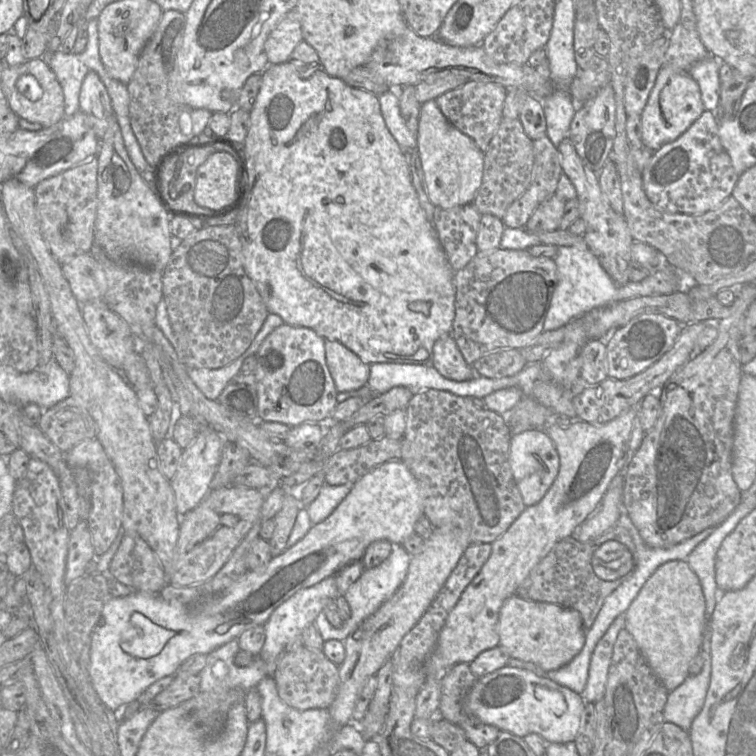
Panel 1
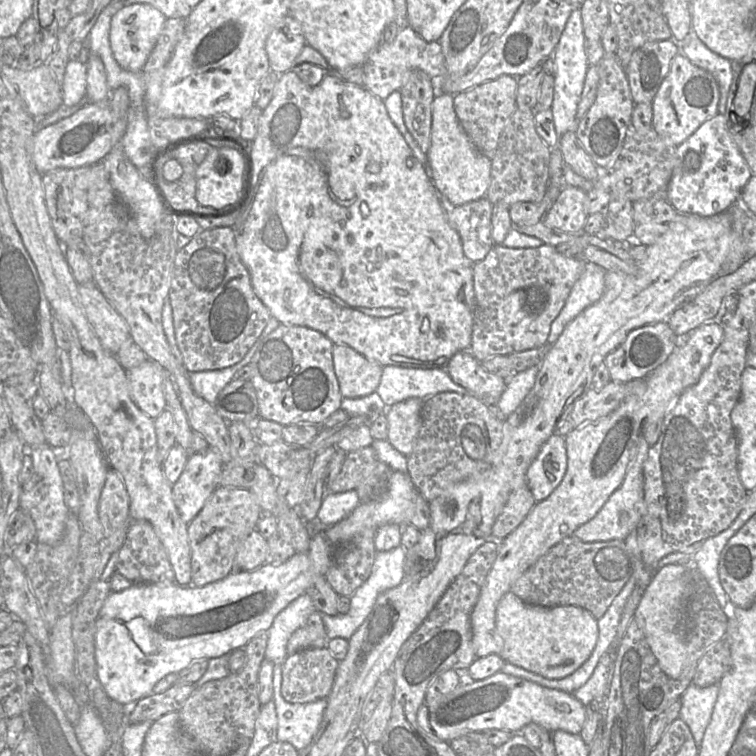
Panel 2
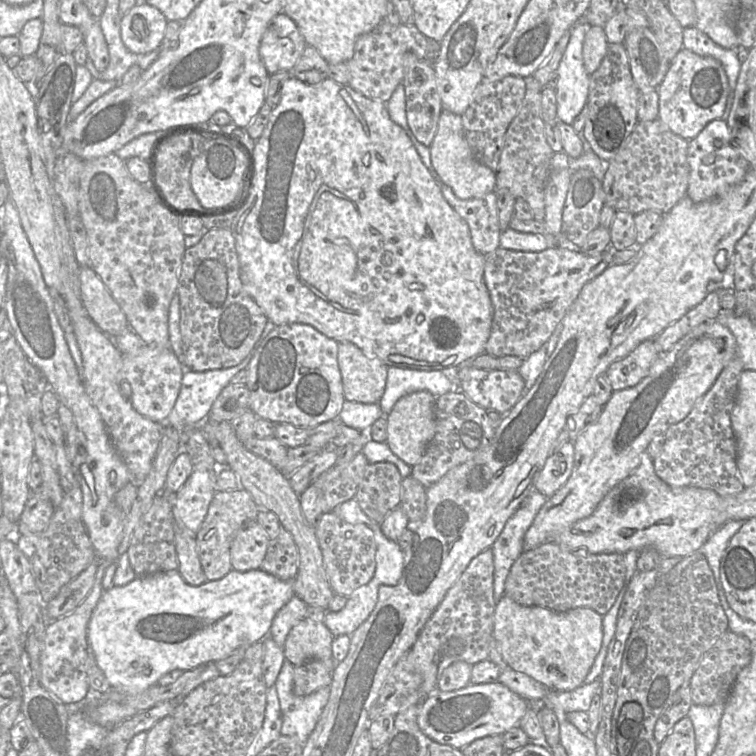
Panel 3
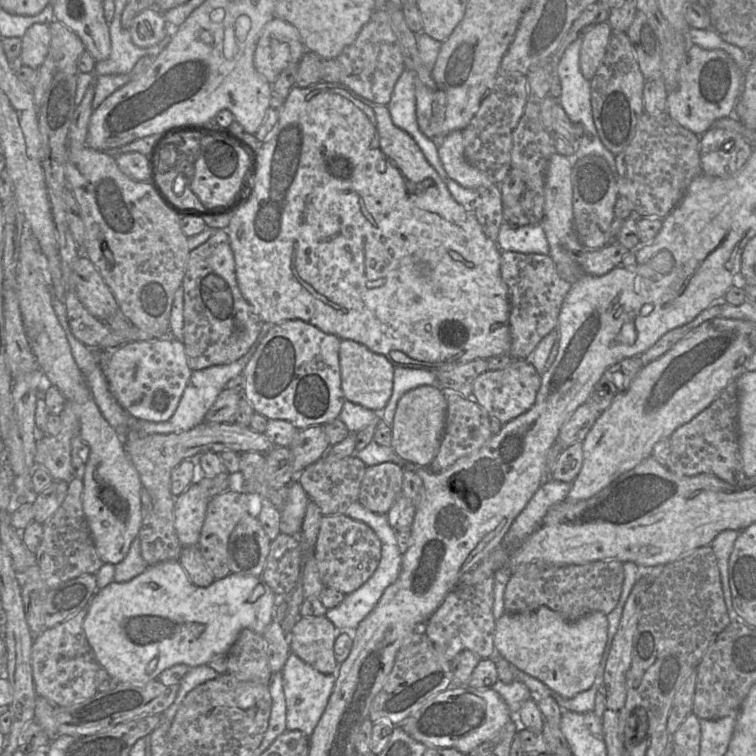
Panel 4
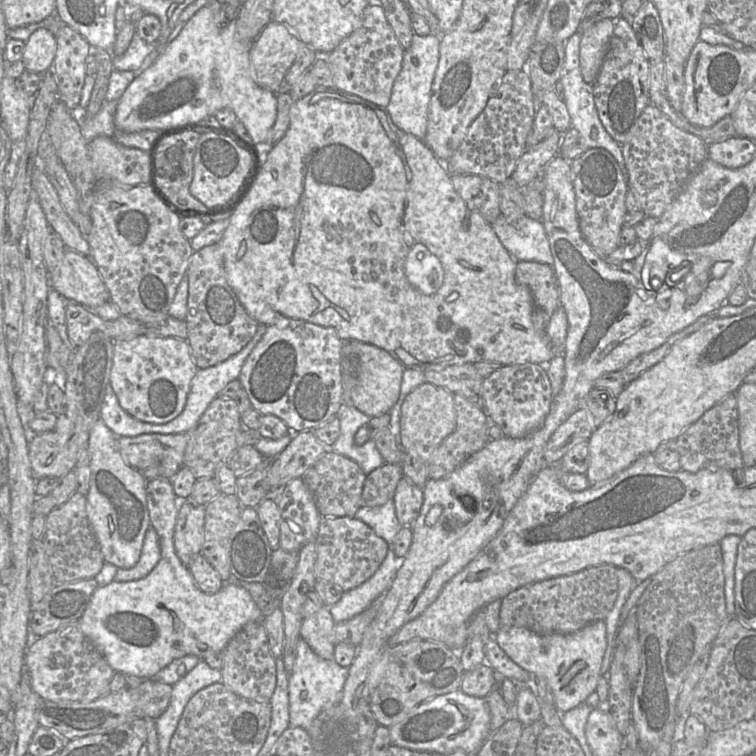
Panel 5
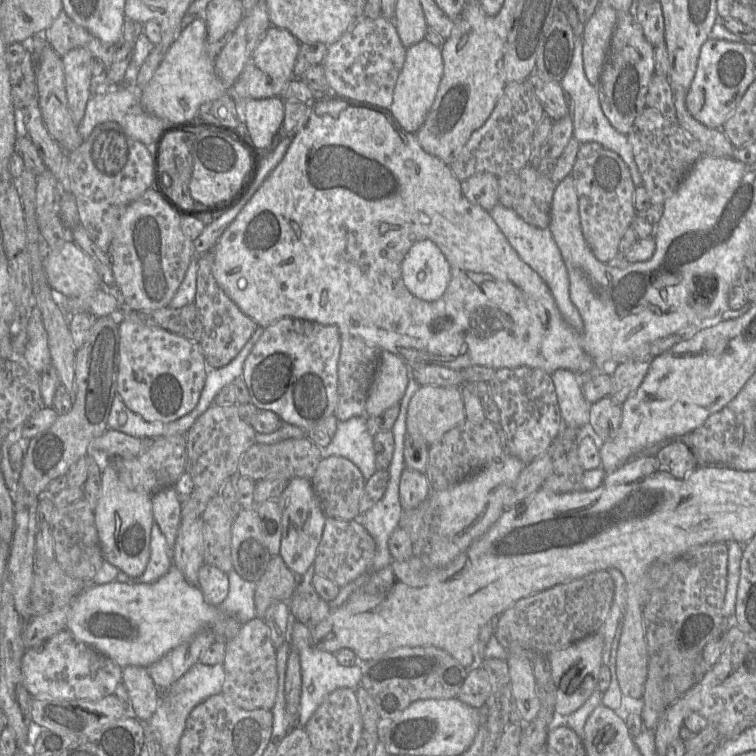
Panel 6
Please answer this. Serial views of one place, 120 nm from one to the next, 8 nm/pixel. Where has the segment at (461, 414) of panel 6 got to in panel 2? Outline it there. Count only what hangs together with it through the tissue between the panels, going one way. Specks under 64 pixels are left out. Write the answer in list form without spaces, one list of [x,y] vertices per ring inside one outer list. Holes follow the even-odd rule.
[[[409,398],[386,409],[389,443],[400,453],[409,456],[420,428],[423,400]]]

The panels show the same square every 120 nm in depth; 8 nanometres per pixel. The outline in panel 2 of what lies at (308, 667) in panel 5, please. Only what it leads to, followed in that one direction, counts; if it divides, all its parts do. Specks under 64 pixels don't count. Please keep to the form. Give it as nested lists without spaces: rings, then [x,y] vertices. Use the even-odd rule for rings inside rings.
[[[274,665],[273,697],[278,727],[277,741],[288,742],[298,751],[306,748],[317,733],[327,708],[327,698],[309,703],[289,703],[281,694],[282,665]]]

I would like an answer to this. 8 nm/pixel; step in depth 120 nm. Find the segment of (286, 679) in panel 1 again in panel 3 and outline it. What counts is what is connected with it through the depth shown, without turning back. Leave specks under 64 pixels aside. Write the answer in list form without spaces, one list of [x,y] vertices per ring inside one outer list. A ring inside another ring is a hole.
[[[313,659],[294,667],[293,692],[297,696],[309,695],[320,688],[330,686],[334,660],[322,661]]]

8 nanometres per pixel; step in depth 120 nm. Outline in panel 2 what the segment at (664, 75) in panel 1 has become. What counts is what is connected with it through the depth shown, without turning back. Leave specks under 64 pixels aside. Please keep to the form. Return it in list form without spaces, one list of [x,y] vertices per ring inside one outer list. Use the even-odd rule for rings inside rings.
[[[683,53],[671,60],[670,69],[652,101],[652,127],[668,144],[678,146],[705,121],[718,114],[719,86],[706,70],[692,64]]]

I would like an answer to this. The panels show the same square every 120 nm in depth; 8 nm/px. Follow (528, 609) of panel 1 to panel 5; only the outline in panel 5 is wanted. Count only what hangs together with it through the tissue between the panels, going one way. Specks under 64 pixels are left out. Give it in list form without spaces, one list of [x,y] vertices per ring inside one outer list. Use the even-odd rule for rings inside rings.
[[[597,620],[572,634],[539,635],[524,627],[500,629],[495,635],[499,647],[533,677],[544,678],[554,695],[557,710],[564,713],[584,703],[596,690],[607,648],[605,620]]]

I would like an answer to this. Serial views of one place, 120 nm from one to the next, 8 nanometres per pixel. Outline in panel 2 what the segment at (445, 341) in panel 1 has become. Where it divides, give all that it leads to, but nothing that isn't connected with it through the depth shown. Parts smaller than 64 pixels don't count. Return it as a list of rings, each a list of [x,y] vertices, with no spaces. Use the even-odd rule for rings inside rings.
[[[469,351],[455,353],[446,371],[456,384],[488,405],[496,404],[506,388],[506,379],[486,371]]]

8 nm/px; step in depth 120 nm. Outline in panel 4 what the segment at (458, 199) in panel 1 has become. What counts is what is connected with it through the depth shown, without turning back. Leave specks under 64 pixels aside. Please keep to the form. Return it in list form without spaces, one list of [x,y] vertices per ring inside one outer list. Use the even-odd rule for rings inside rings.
[[[456,130],[445,136],[438,144],[438,154],[448,177],[462,187],[473,189],[495,184],[466,159],[462,131]]]

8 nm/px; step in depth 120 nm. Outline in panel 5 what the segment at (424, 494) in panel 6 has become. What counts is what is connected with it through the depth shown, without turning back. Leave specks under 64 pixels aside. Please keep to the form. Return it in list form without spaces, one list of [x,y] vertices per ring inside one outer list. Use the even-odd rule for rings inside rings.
[[[406,477],[397,484],[393,501],[398,521],[402,526],[411,526],[423,504],[423,488],[414,485]]]

